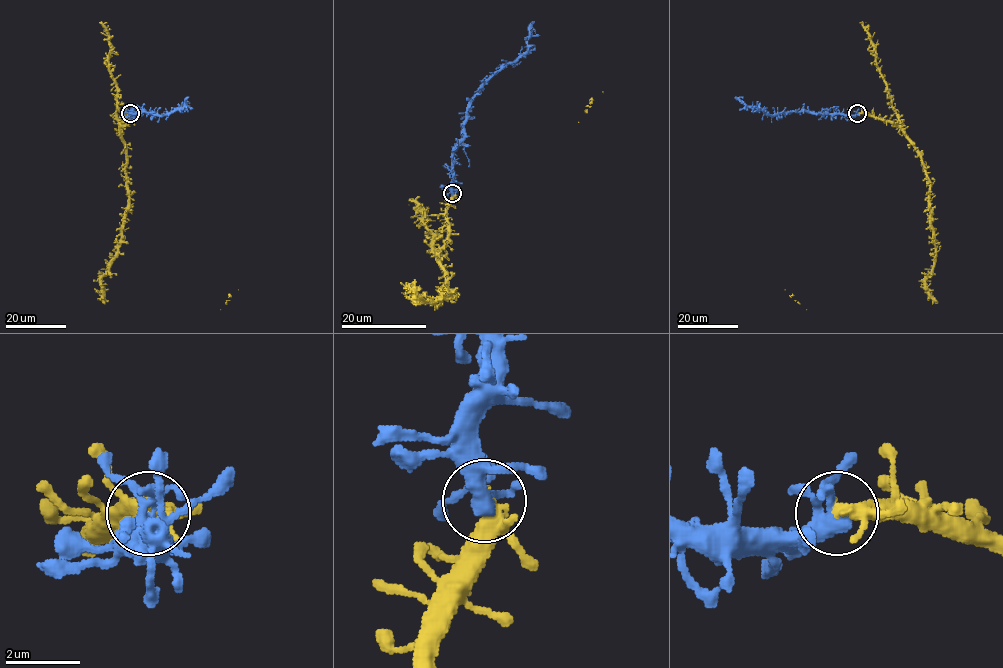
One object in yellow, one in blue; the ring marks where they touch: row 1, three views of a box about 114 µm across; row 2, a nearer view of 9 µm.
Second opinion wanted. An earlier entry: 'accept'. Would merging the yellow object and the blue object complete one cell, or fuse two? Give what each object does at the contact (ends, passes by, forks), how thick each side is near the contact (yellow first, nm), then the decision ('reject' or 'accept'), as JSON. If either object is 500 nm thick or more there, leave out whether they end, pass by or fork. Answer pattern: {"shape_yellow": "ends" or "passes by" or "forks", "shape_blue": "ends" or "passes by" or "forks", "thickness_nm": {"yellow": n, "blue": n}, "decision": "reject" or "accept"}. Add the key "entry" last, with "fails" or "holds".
{"shape_yellow": "forks", "shape_blue": "forks", "thickness_nm": {"yellow": 240, "blue": 360}, "decision": "accept", "entry": "holds"}

